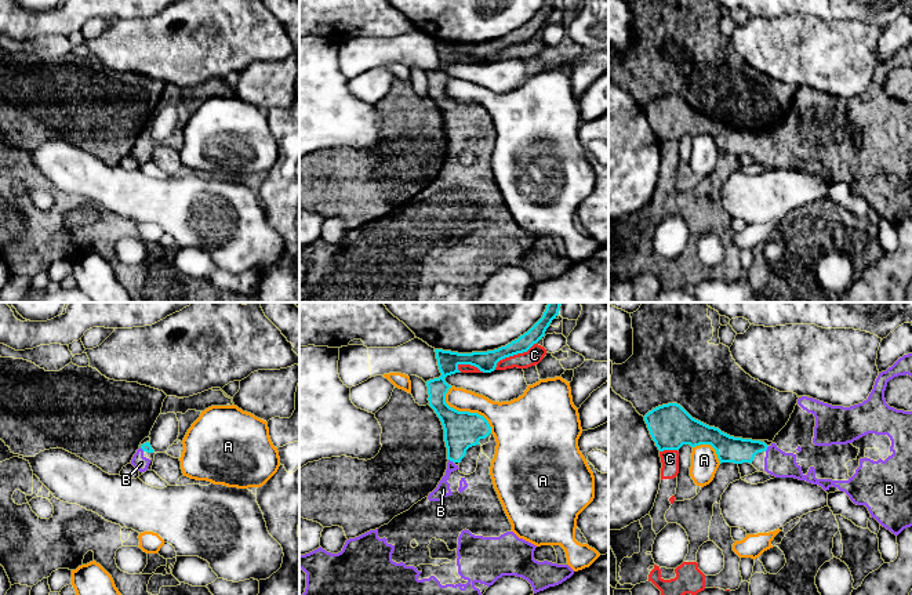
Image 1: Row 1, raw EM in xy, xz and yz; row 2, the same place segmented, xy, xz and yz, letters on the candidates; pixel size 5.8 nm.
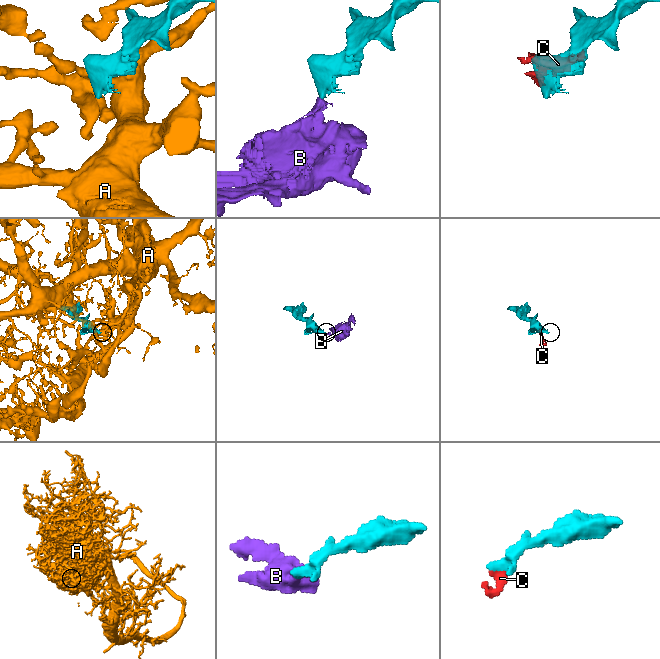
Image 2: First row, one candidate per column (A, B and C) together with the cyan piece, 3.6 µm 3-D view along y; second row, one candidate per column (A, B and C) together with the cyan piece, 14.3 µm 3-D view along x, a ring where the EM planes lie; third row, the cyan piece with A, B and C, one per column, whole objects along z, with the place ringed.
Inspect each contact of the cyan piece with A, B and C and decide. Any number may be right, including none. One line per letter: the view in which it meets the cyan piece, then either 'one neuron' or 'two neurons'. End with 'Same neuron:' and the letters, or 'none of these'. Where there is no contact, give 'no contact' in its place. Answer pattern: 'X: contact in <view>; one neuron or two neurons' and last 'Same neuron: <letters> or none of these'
A: contact in xz; two neurons
B: contact in xz; one neuron
C: contact in xz; two neurons
Same neuron: B

